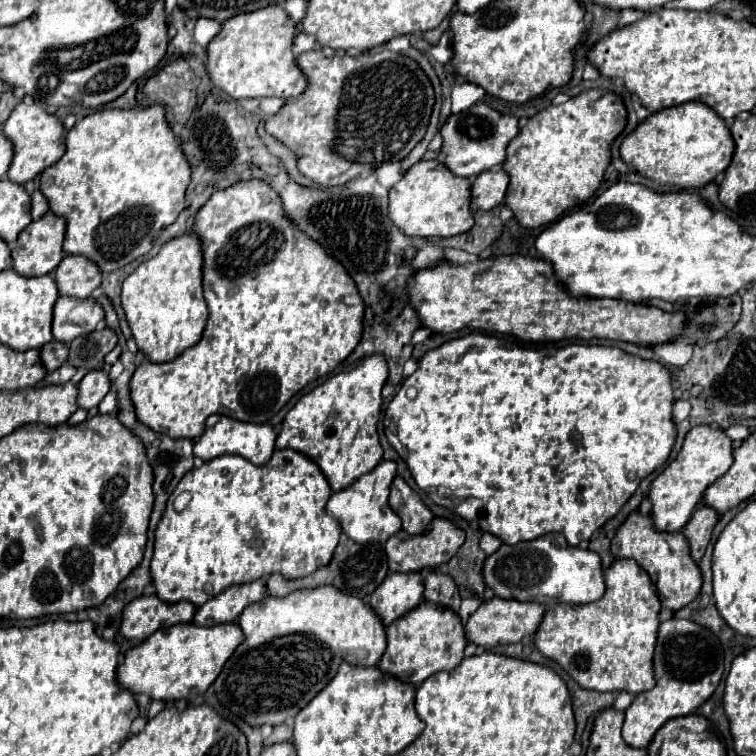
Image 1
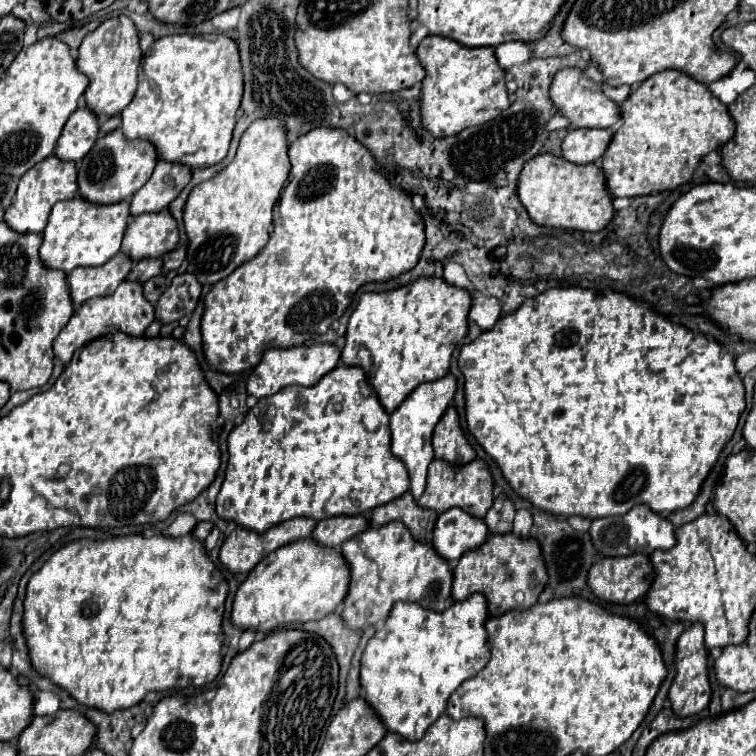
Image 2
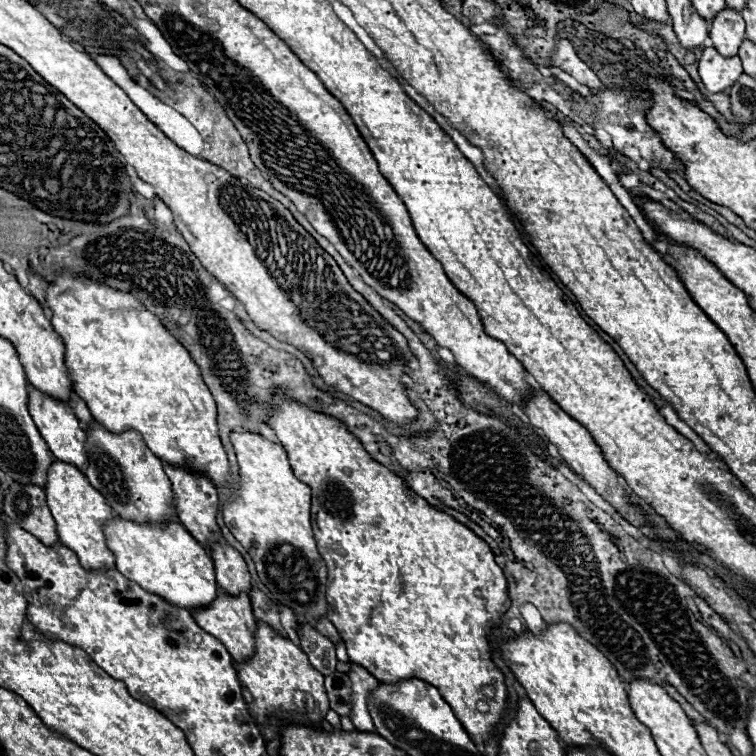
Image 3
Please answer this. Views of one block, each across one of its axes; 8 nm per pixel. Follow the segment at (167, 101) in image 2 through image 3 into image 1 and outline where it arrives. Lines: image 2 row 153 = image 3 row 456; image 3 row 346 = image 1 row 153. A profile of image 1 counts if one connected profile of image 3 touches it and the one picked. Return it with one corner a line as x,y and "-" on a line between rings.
152,104
152,106
132,106
132,108
108,108
108,110
98,110
94,114
88,114
84,120
76,122
72,126
72,130
66,134
66,154
52,164
50,168
46,168
42,172
42,184
40,190
42,194
48,198
50,202
50,210
54,214
60,214
66,218
68,228
66,228
66,240
64,240
64,252
66,254
82,254
90,260
94,260
100,270
104,274
110,274
126,264
130,264
132,260
148,254
152,250
154,244
154,236
158,232
162,232
166,226
174,224
174,220
178,218
178,214
184,210
184,192
186,186
190,184
190,164
182,152
182,142
178,136
174,136
168,120
166,120
166,110
160,104

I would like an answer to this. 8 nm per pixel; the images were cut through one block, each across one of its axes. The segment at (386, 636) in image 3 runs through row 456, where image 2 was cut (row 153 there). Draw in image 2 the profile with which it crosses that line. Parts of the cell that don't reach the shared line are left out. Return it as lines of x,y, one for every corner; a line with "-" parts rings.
316,128
310,130
308,134
298,136
288,150
290,156
290,176
288,176
288,184
282,188
280,200
274,208
274,224
272,224
272,232
270,232
270,240
268,244
260,250
260,254
256,254
252,260
244,262
240,268
236,268
230,276
226,276
224,280
216,282
212,286
212,290
204,296
204,316
202,316
202,338
204,338
204,354
206,360
210,364
212,370
218,372
244,372
252,366
256,366
262,358
262,354
268,348
292,348
296,344
308,344
310,340
316,340
320,334
324,334
334,322
338,322
338,318
344,314
344,310
350,306
356,290
366,284
366,282
376,282
376,280
388,280
388,278
396,278
400,274
404,274
406,270
412,270
418,264
418,258
422,254
424,242
426,242
426,234
424,234
424,220
418,214
418,210
412,204
412,194
402,190
402,188
392,188
388,178
384,174
380,174
378,170
378,162
374,160
374,156
370,154
370,150
364,148
364,144
360,144
354,136
350,136
346,130
342,128

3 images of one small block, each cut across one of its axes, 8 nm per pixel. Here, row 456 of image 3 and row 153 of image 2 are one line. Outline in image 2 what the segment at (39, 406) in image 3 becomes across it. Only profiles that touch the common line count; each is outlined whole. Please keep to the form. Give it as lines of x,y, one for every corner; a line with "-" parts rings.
86,104
78,106
66,122
54,154
62,160
82,160
94,146
98,128
98,116

